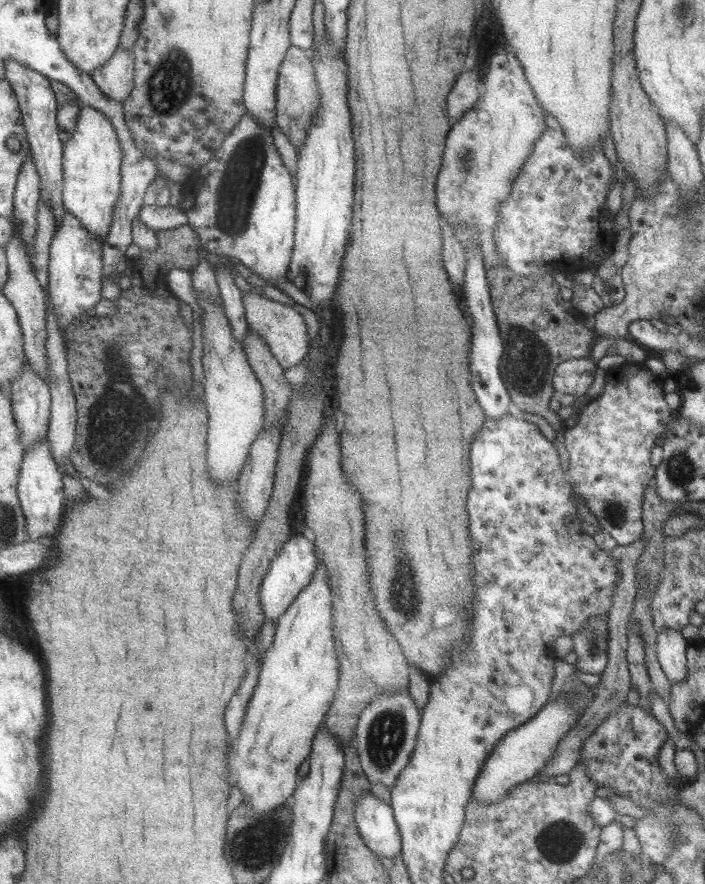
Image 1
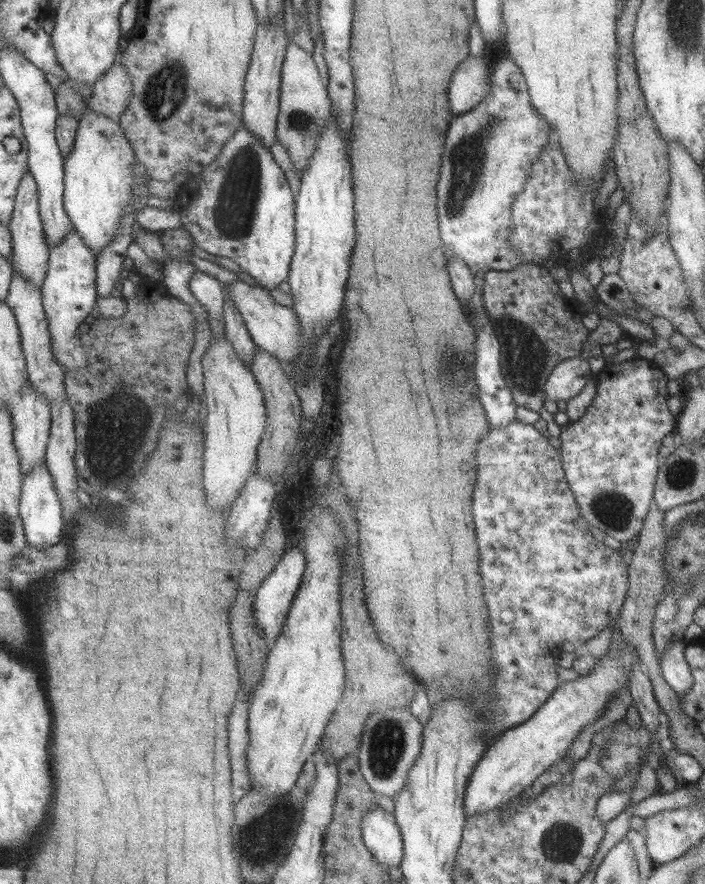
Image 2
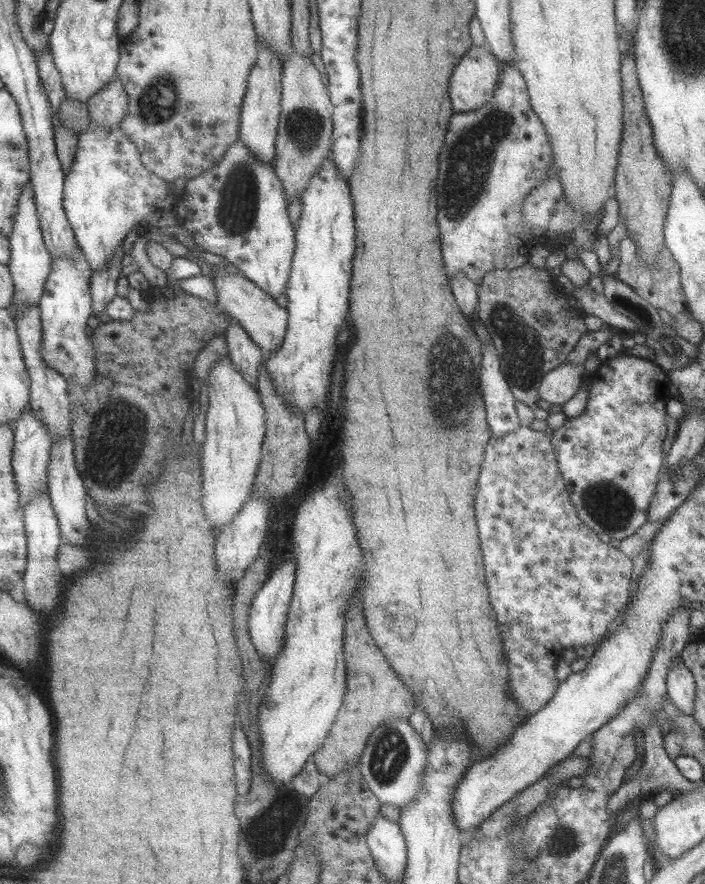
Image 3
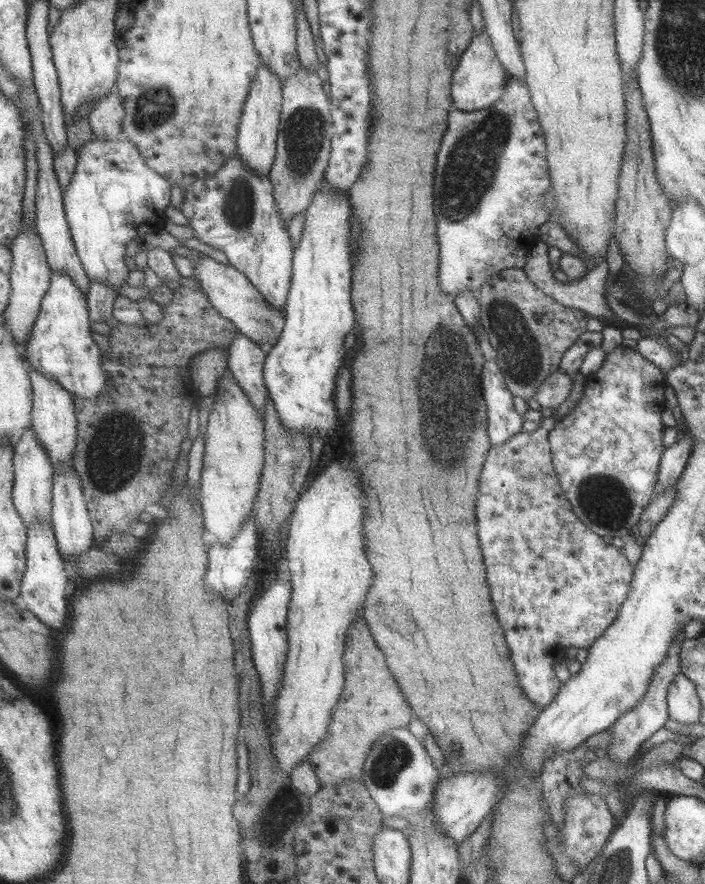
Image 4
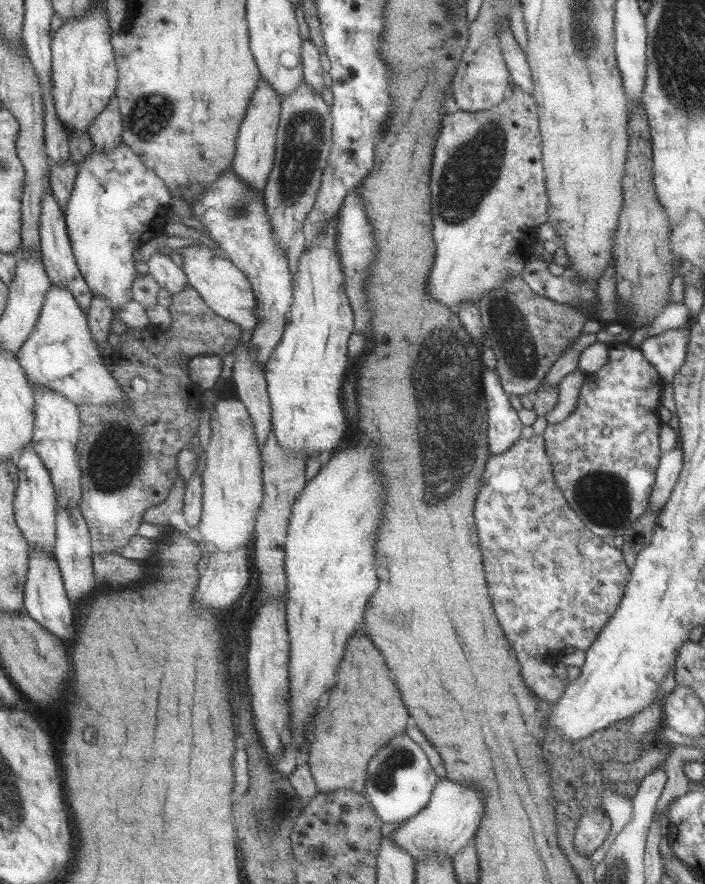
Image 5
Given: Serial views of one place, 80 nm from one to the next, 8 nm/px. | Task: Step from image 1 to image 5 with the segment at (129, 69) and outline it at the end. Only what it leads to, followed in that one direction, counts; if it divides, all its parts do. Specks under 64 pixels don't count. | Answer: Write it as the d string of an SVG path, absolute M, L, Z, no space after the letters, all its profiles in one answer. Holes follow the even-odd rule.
M115 95L111 96L107 106L92 120L87 130L92 142L92 150L111 152L121 144L122 122Z

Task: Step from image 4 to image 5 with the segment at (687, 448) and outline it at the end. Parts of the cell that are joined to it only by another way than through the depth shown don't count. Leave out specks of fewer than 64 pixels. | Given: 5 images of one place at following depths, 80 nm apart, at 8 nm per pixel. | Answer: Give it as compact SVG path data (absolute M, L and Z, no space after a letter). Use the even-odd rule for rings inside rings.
M678 445L660 454L658 468L655 471L655 482L648 498L646 511L658 512L663 508L682 470L682 460L683 455Z

